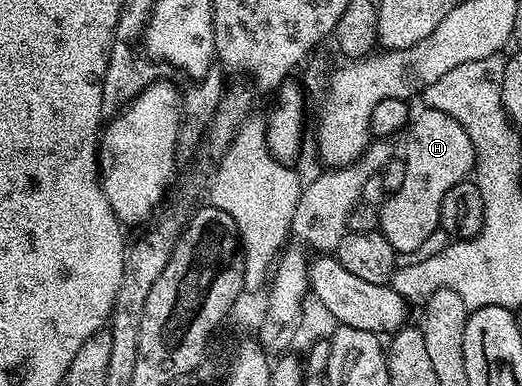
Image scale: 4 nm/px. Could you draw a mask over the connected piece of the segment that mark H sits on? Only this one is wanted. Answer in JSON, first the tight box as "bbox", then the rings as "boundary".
{"bbox":[378,107,475,254],"boundary":[[[424,107],[422,111],[416,120],[414,117],[410,121],[406,133],[405,182],[401,190],[390,193],[379,208],[378,231],[396,254],[416,251],[425,238],[440,229],[439,215],[445,194],[449,194],[457,182],[468,179],[475,167],[475,147],[461,122],[441,110]]]}

